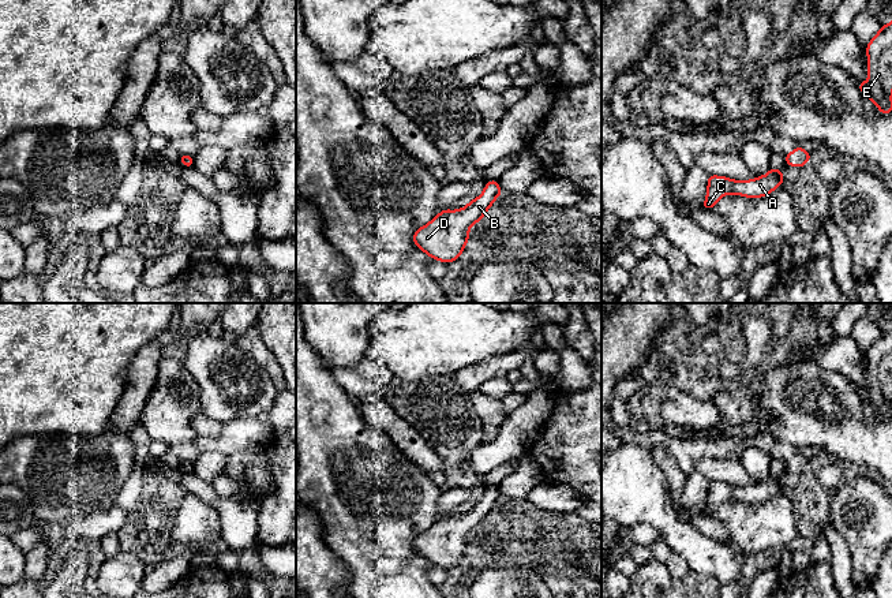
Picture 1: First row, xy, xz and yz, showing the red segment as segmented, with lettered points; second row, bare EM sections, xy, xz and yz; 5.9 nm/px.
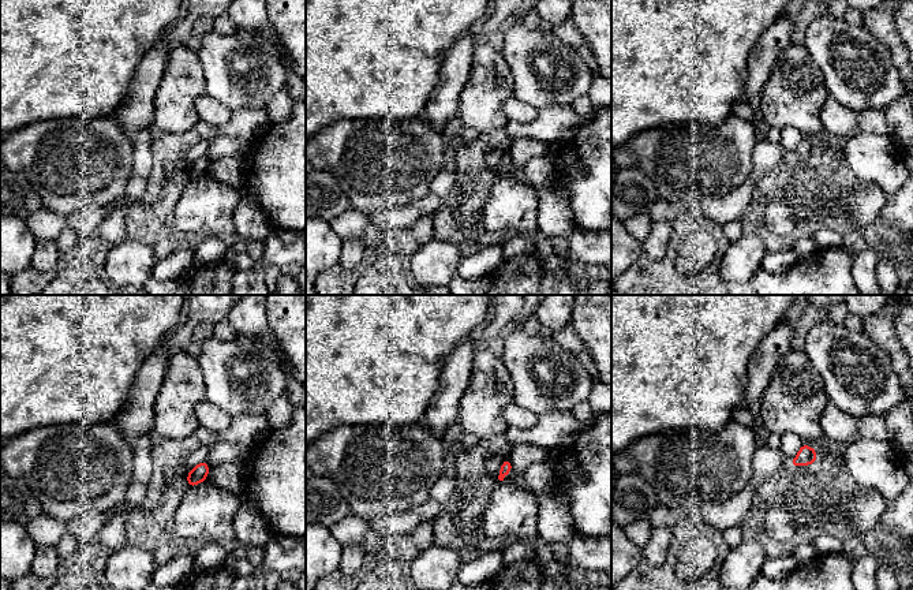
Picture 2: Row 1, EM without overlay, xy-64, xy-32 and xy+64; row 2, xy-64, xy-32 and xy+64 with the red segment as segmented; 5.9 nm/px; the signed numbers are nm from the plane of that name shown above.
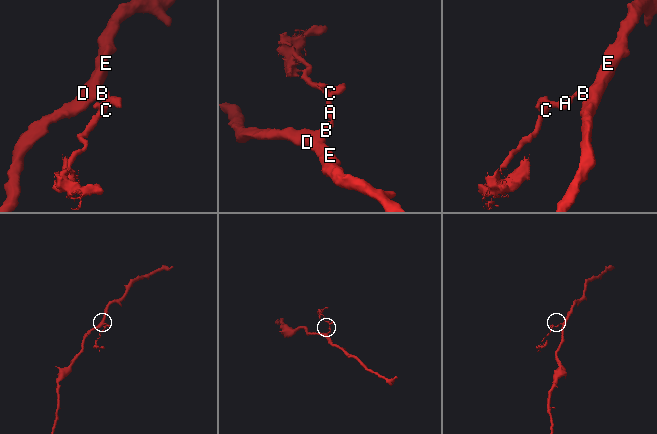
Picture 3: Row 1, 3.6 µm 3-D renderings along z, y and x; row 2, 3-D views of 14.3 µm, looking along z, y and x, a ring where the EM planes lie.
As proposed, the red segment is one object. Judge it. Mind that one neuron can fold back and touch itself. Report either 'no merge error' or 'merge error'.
no merge error

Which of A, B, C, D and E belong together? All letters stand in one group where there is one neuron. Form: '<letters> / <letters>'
A B C D E

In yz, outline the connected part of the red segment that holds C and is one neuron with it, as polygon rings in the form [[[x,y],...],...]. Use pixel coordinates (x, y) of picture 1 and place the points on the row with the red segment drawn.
[[[772,167],[767,175],[745,182],[709,175],[707,198],[702,209],[713,209],[715,203],[727,194],[737,194],[747,198],[765,197],[776,190],[783,182],[783,172]]]

